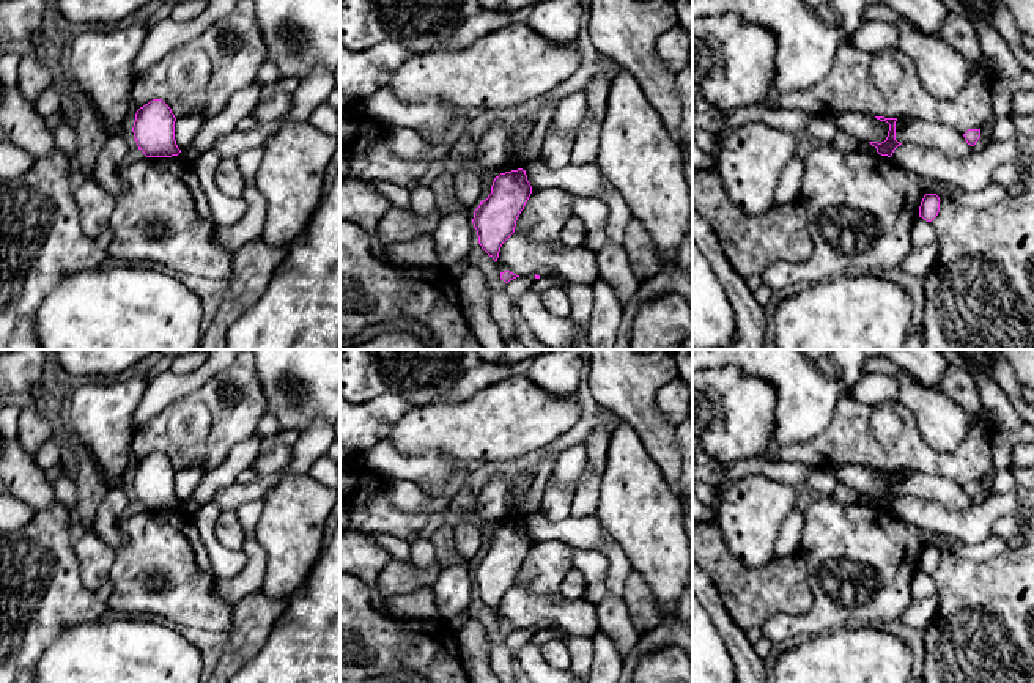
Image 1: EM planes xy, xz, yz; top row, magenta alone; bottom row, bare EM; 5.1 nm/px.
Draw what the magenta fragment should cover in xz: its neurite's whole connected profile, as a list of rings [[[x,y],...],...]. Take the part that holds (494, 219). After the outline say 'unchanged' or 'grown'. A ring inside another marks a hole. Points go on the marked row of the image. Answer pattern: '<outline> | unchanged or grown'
[[[526,170],[505,172],[494,178],[491,194],[474,211],[472,223],[478,244],[494,261],[502,244],[515,233],[516,220],[530,194]]] | unchanged

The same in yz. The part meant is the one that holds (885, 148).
[[[875,116],[875,118],[880,121],[886,121],[889,124],[889,131],[888,131],[888,137],[884,142],[881,142],[881,143],[869,142],[869,143],[877,148],[878,154],[891,157],[894,150],[902,145],[896,140],[896,121],[897,121],[897,118],[884,118],[884,116]]] | unchanged

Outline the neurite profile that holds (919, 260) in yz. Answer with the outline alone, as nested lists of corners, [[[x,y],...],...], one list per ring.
[[[938,244],[913,249],[899,268],[911,275],[925,277],[938,255]]]

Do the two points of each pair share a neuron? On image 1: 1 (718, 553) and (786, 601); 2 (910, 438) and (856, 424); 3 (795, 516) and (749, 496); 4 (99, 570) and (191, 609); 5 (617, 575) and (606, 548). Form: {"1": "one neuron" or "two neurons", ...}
{"1": "one neuron", "2": "one neuron", "3": "two neurons", "4": "two neurons", "5": "one neuron"}

